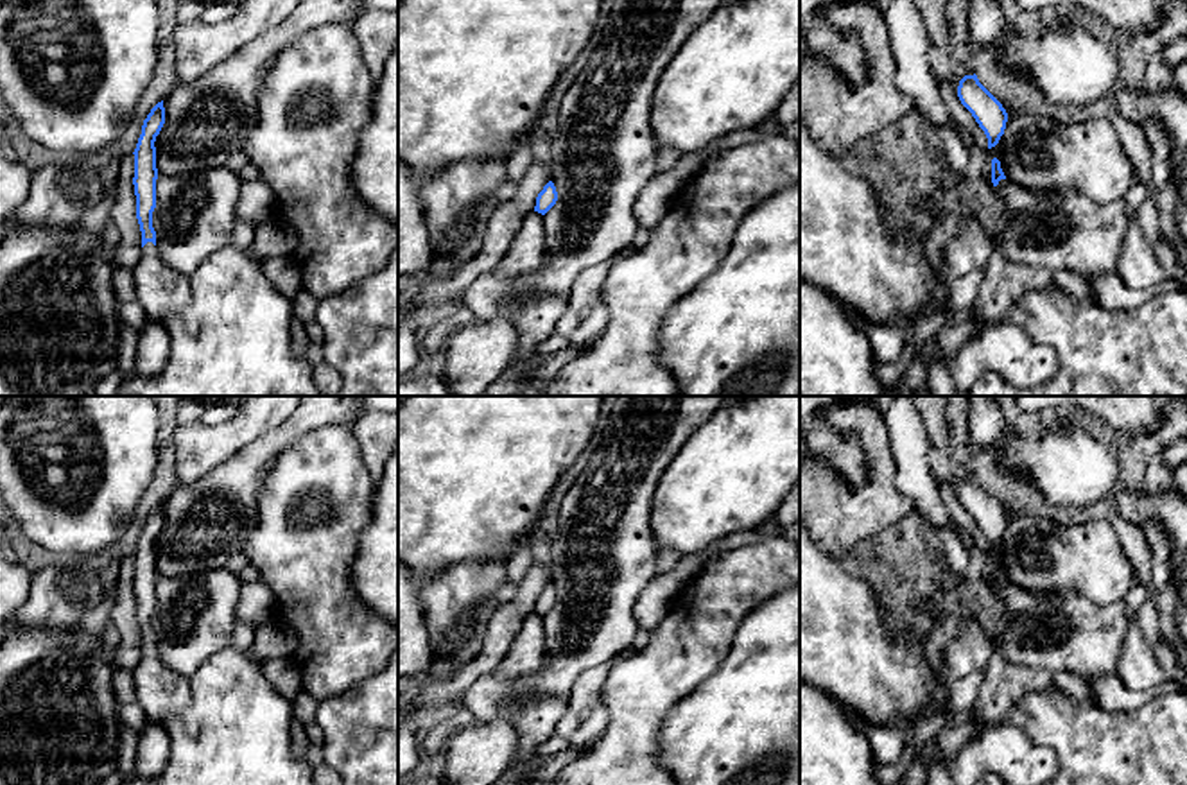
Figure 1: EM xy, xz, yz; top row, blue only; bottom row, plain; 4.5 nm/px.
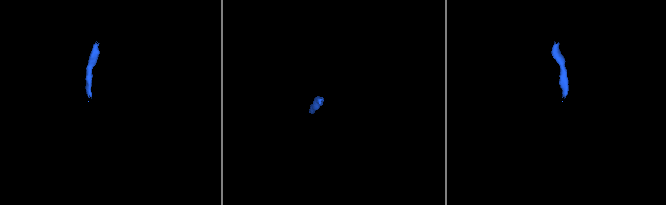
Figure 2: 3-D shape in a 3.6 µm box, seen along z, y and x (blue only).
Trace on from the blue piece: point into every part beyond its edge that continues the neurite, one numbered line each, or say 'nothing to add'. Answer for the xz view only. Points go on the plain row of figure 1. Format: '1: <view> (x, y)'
nothing to add

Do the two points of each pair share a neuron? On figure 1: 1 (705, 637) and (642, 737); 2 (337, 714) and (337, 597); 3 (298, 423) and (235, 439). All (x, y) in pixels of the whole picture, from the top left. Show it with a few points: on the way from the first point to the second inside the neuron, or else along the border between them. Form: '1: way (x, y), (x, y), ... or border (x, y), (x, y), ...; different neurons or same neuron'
1: way (682, 662), (642, 701), (642, 712); same neuron
2: border (373, 674), (320, 701); different neurons
3: border (289, 414), (233, 454); different neurons

